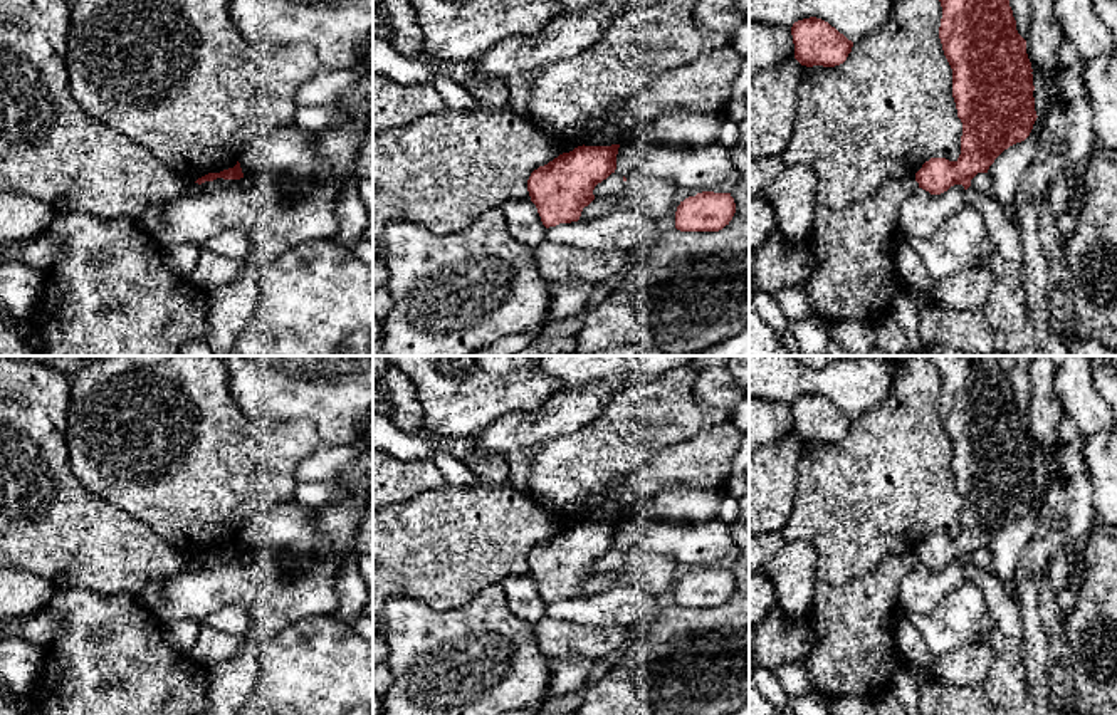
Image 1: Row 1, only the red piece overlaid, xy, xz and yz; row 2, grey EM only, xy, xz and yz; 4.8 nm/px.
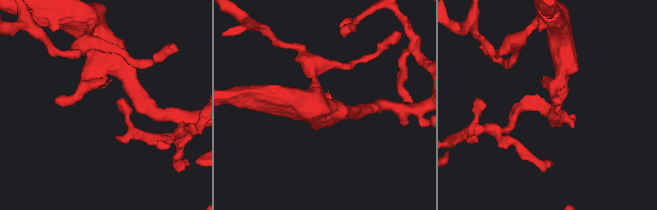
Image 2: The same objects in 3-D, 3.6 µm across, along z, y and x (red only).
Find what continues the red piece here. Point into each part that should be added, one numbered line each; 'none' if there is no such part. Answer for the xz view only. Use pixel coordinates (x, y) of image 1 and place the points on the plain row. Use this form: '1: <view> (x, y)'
none

